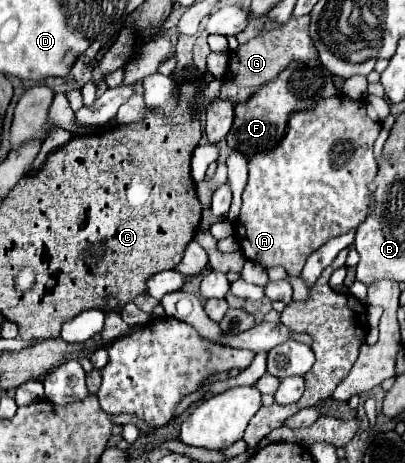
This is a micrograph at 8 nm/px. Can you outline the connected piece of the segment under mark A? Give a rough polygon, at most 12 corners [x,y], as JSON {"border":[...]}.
{"border":[[364,100],[294,112],[248,162],[242,254],[300,276],[360,226],[380,124]]}

